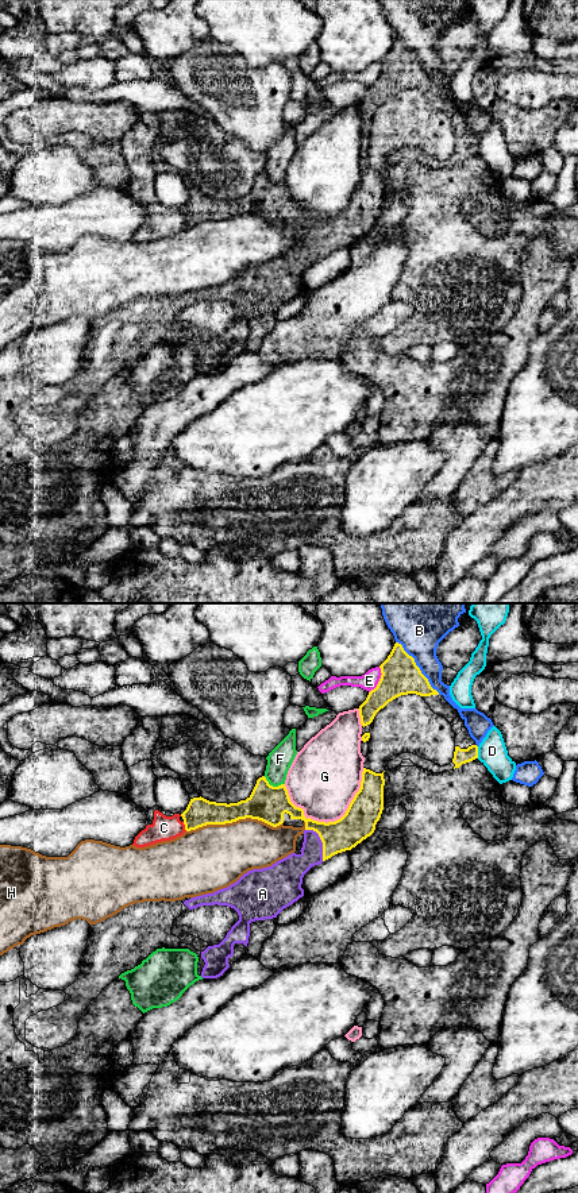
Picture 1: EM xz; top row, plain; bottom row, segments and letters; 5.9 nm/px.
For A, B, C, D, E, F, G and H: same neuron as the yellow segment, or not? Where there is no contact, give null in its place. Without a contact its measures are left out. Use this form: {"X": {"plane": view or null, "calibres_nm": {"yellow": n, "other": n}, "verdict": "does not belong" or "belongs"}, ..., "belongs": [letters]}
{"A": {"plane": "xz", "calibres_nm": {"yellow": 200, "other": 160}, "verdict": "belongs"}, "B": {"plane": "xz", "calibres_nm": {"yellow": 220, "other": 280}, "verdict": "does not belong"}, "C": {"plane": "xz", "calibres_nm": {"yellow": 160, "other": 150}, "verdict": "does not belong"}, "D": {"plane": "xz", "calibres_nm": {"yellow": 100, "other": 170}, "verdict": "does not belong"}, "E": {"plane": "xz", "calibres_nm": {"yellow": 220, "other": 100}, "verdict": "does not belong"}, "F": {"plane": "xz", "calibres_nm": {"yellow": 220, "other": 150}, "verdict": "does not belong"}, "G": {"plane": "xz", "calibres_nm": {"yellow": 200, "other": 400}, "verdict": "does not belong"}, "H": {"plane": "xz", "calibres_nm": {"yellow": 220, "other": 380}, "verdict": "does not belong"}, "belongs": ["A"]}

